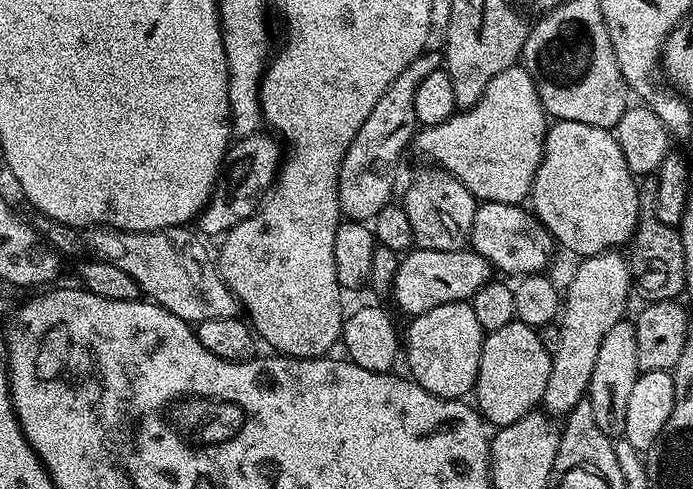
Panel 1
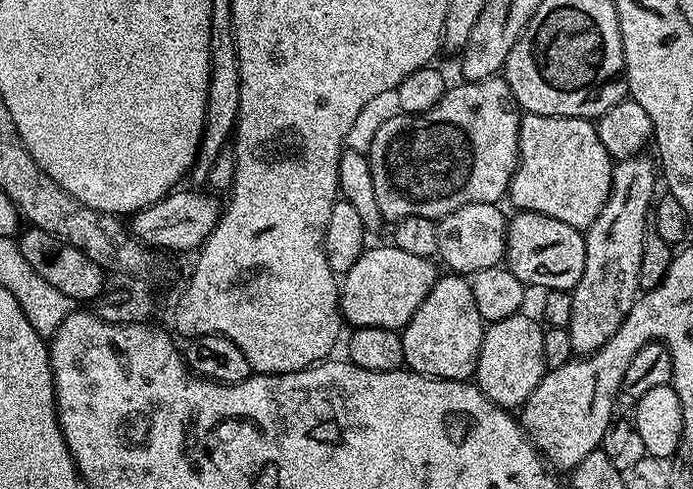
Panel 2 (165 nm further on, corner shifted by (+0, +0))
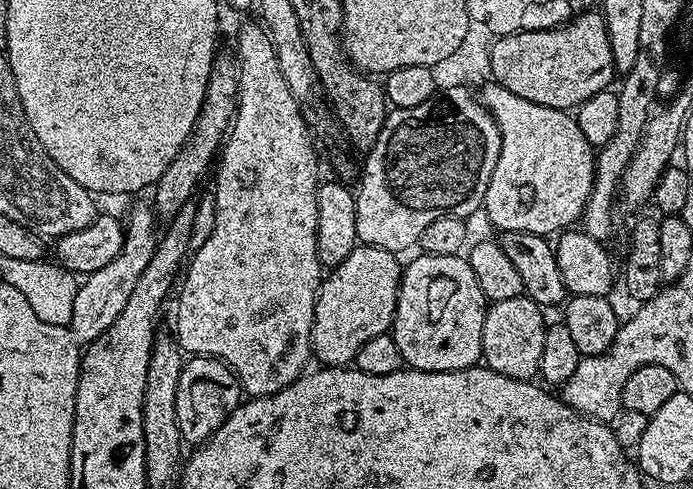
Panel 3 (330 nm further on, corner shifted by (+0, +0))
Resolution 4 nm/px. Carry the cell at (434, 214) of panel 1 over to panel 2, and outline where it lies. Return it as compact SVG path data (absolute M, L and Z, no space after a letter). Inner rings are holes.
M467 204L458 210L454 210L450 214L440 217L440 219L436 221L436 225L438 226L438 250L436 251L436 256L438 257L439 263L441 265L444 263L445 266L448 267L445 269L451 270L456 274L471 274L477 272L478 270L486 270L487 268L497 267L497 265L504 260L504 247L506 246L506 238L508 237L508 220L506 219L506 215L504 216L502 209L503 207L494 204Z

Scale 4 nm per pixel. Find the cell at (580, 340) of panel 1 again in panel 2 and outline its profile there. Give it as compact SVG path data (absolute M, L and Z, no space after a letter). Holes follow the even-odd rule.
M644 154L632 156L613 167L612 189L606 206L602 206L598 218L586 230L586 266L582 266L578 286L570 292L572 305L567 325L570 346L577 357L592 355L612 337L626 314L630 314L641 291L642 246L658 192L657 165L646 157Z

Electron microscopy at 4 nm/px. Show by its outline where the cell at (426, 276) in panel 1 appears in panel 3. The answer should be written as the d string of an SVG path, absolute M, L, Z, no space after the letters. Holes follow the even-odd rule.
M360 244L350 254L350 258L346 258L346 262L342 262L341 264L339 264L338 267L331 269L331 271L329 271L327 273L327 275L325 275L323 277L323 279L321 279L320 293L318 294L318 298L316 299L316 313L314 314L314 322L312 323L312 351L314 353L315 359L318 358L321 360L319 362L321 365L324 365L324 366L348 366L348 365L351 365L353 363L353 361L355 361L355 359L356 359L356 355L358 354L358 350L362 350L362 346L366 346L366 342L370 342L370 338L378 338L379 336L385 335L385 333L387 333L389 331L389 329L391 329L392 319L394 319L396 317L396 303L398 302L398 290L400 289L400 277L402 275L401 261L398 262L396 260L399 260L399 259L398 259L397 253L395 253L395 252L387 252L386 250L382 250L378 246L370 246L369 244Z

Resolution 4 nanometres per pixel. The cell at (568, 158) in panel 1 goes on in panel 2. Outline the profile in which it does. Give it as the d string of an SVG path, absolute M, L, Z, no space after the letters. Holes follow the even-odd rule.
M529 112L520 117L520 165L508 187L513 209L546 214L587 230L598 218L612 189L612 155L602 146L596 125L582 116L543 116Z

